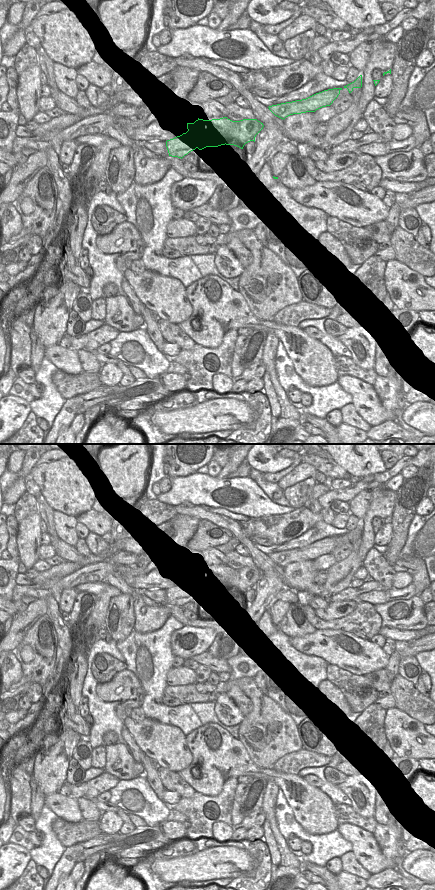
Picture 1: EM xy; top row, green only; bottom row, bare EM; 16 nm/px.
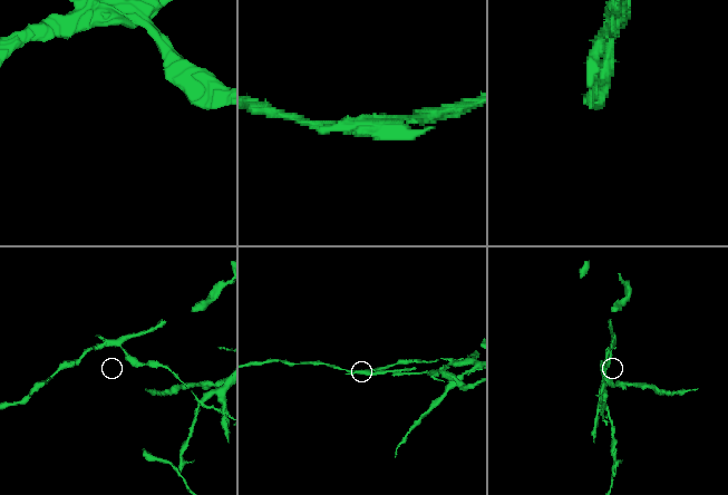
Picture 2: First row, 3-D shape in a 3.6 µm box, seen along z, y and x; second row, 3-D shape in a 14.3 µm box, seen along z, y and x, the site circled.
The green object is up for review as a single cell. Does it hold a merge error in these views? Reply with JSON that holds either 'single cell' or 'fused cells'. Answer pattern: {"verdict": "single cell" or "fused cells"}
{"verdict": "fused cells"}

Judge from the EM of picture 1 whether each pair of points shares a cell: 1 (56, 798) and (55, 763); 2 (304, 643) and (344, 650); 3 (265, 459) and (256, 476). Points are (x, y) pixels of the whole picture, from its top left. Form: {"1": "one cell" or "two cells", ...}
{"1": "two cells", "2": "one cell", "3": "two cells"}

